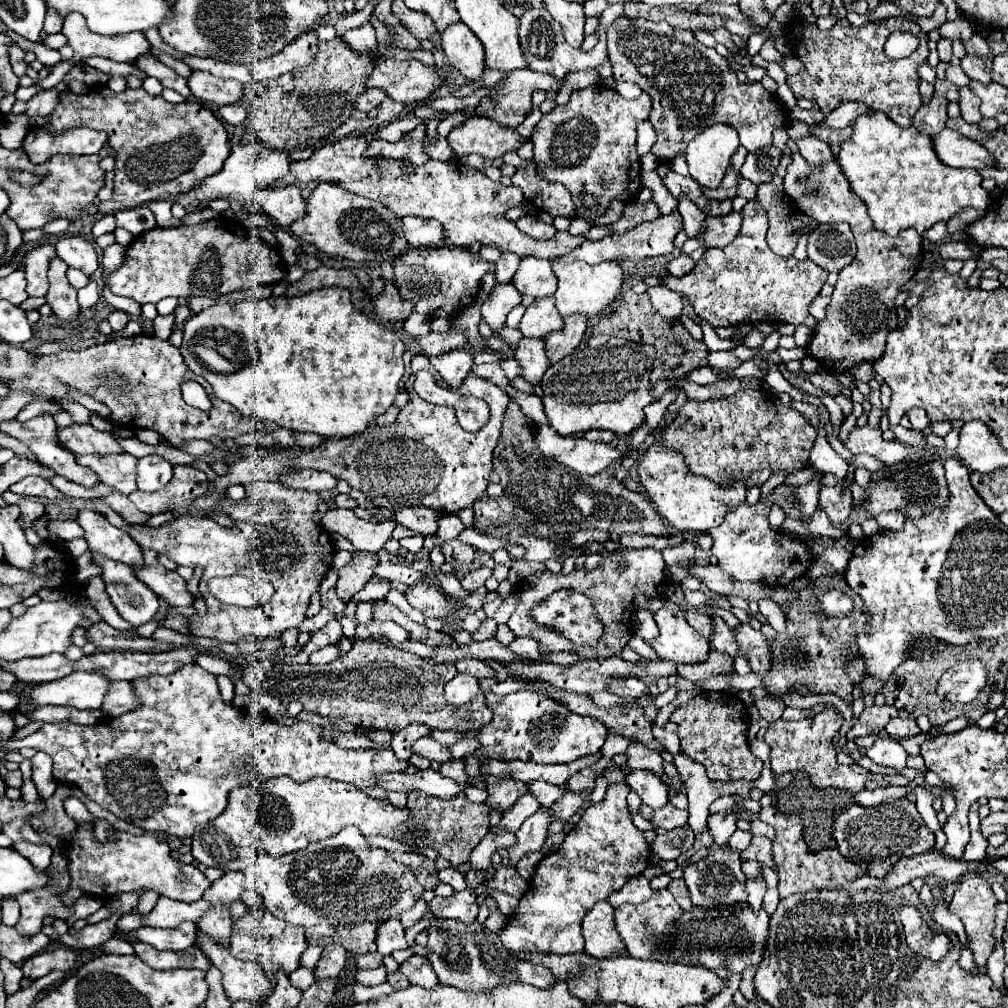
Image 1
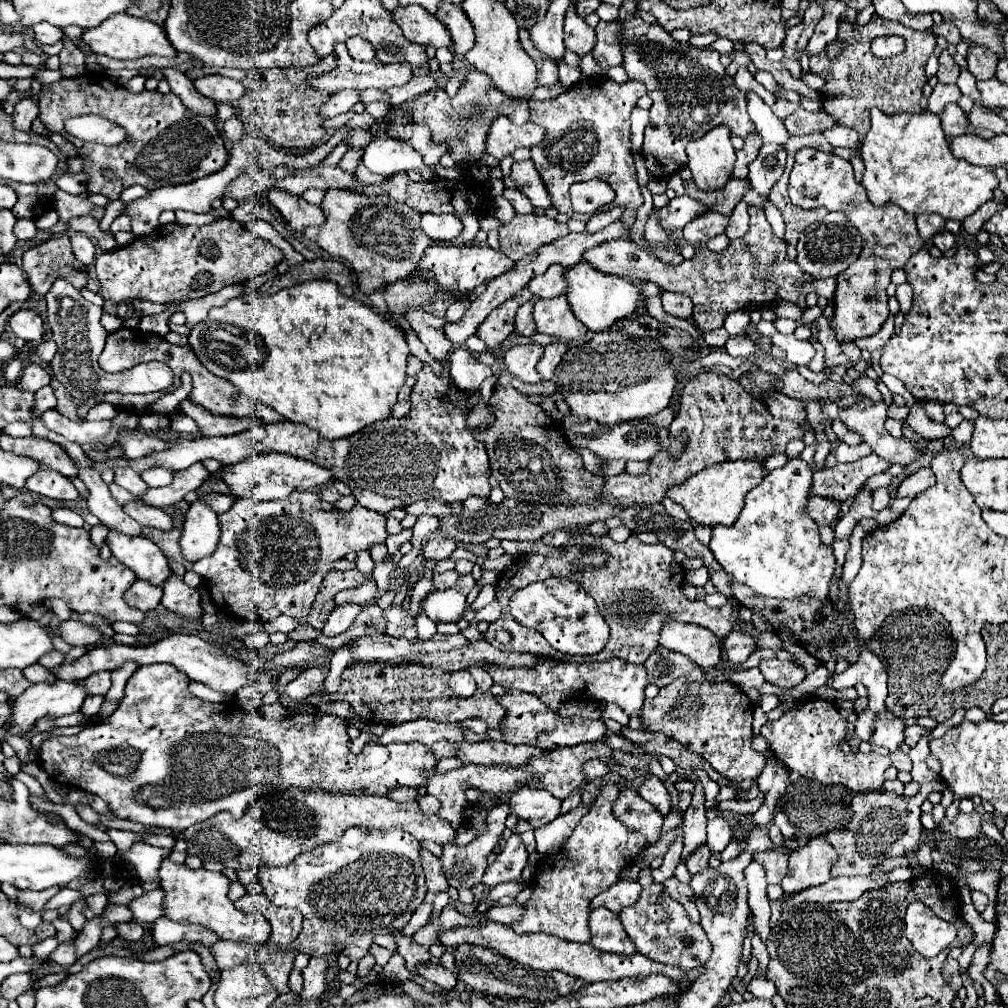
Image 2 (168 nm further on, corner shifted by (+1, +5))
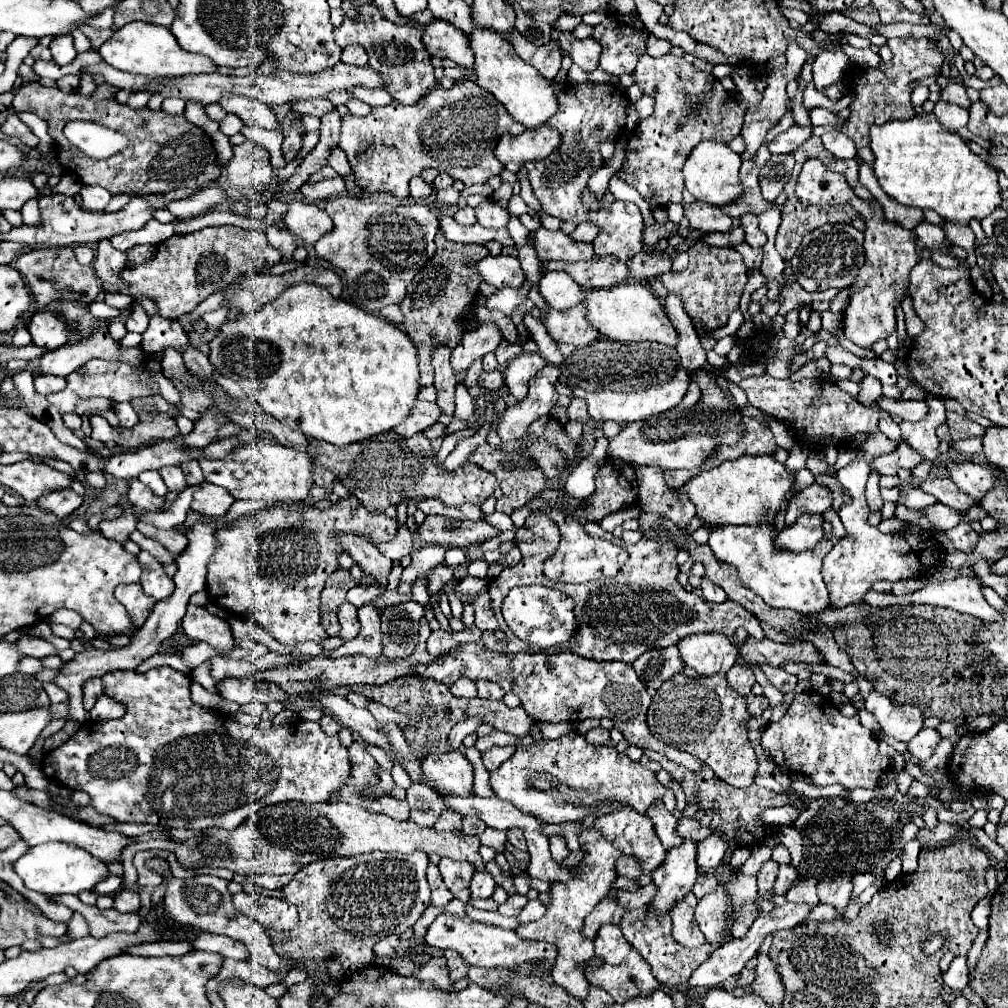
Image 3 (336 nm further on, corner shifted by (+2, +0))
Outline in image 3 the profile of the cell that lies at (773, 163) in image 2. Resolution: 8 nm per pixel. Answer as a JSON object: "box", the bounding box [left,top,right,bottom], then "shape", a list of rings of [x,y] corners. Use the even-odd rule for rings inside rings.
{"box":[760,156,794,202],"shape":[[[770,156],[770,160],[760,170],[760,186],[762,196],[768,202],[774,202],[776,196],[784,190],[792,176],[794,168],[794,156]]]}

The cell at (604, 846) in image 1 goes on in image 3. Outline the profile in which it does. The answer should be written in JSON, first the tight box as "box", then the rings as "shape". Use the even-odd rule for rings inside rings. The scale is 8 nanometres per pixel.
{"box":[516,828,622,1002],"shape":[[[584,828],[580,832],[580,850],[584,852],[584,858],[578,866],[580,876],[568,882],[554,882],[550,890],[552,902],[548,904],[546,916],[536,922],[520,924],[516,934],[522,938],[534,938],[534,940],[544,940],[554,944],[558,948],[558,958],[552,970],[554,982],[562,986],[570,996],[584,1002],[588,996],[590,984],[584,978],[582,966],[594,956],[594,942],[582,936],[582,922],[594,910],[594,906],[606,896],[606,892],[610,890],[610,884],[616,880],[616,860],[622,856],[622,852],[618,852],[618,848],[614,848],[610,842],[604,842],[602,836],[594,832],[594,828]]]}

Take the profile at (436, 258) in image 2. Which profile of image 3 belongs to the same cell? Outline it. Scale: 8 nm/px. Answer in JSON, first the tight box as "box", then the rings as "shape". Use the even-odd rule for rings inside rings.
{"box":[474,254,526,288],"shape":[[[506,254],[486,256],[484,260],[476,262],[474,268],[482,274],[482,278],[488,284],[492,284],[496,288],[506,288],[506,286],[518,288],[526,280],[516,256],[506,256]]]}

